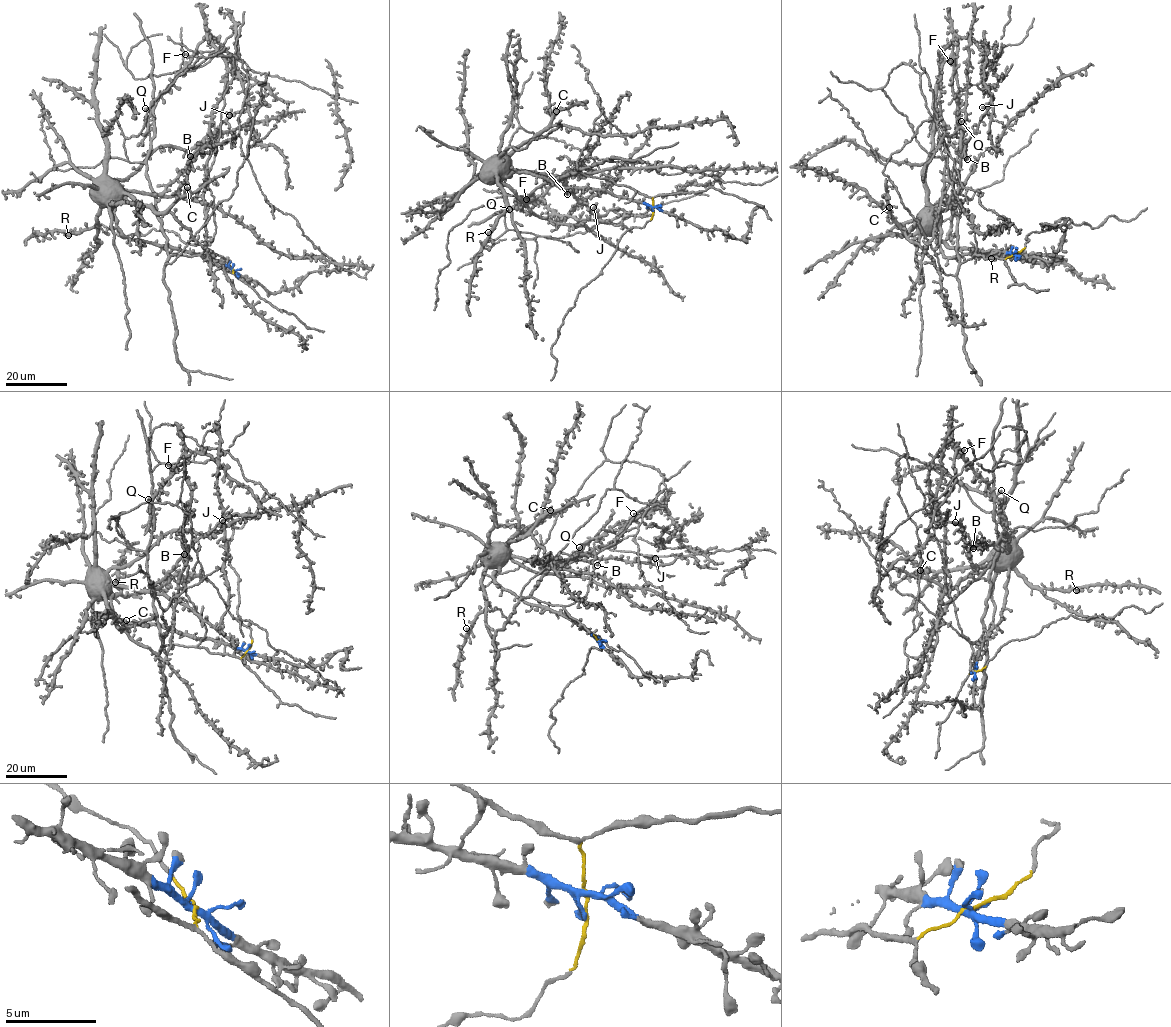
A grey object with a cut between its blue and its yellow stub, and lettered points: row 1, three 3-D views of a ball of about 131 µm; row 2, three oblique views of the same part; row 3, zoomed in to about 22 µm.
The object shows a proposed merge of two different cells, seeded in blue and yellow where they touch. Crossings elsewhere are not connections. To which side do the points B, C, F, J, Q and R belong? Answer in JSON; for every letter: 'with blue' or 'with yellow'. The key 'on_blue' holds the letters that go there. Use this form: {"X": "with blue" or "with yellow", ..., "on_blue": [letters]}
{"B": "with blue", "C": "with blue", "F": "with yellow", "J": "with blue", "Q": "with yellow", "R": "with blue", "on_blue": ["B", "C", "J", "R"]}

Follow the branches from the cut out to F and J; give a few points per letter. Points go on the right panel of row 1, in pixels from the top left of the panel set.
F: (1016, 253), (1002, 259), (974, 255), (959, 263), (955, 203), (960, 124), (952, 89), (954, 64), (950, 61)
J: (1016, 253), (997, 250), (948, 258), (940, 248), (933, 214), (947, 207), (965, 144), (986, 112), (982, 106)

